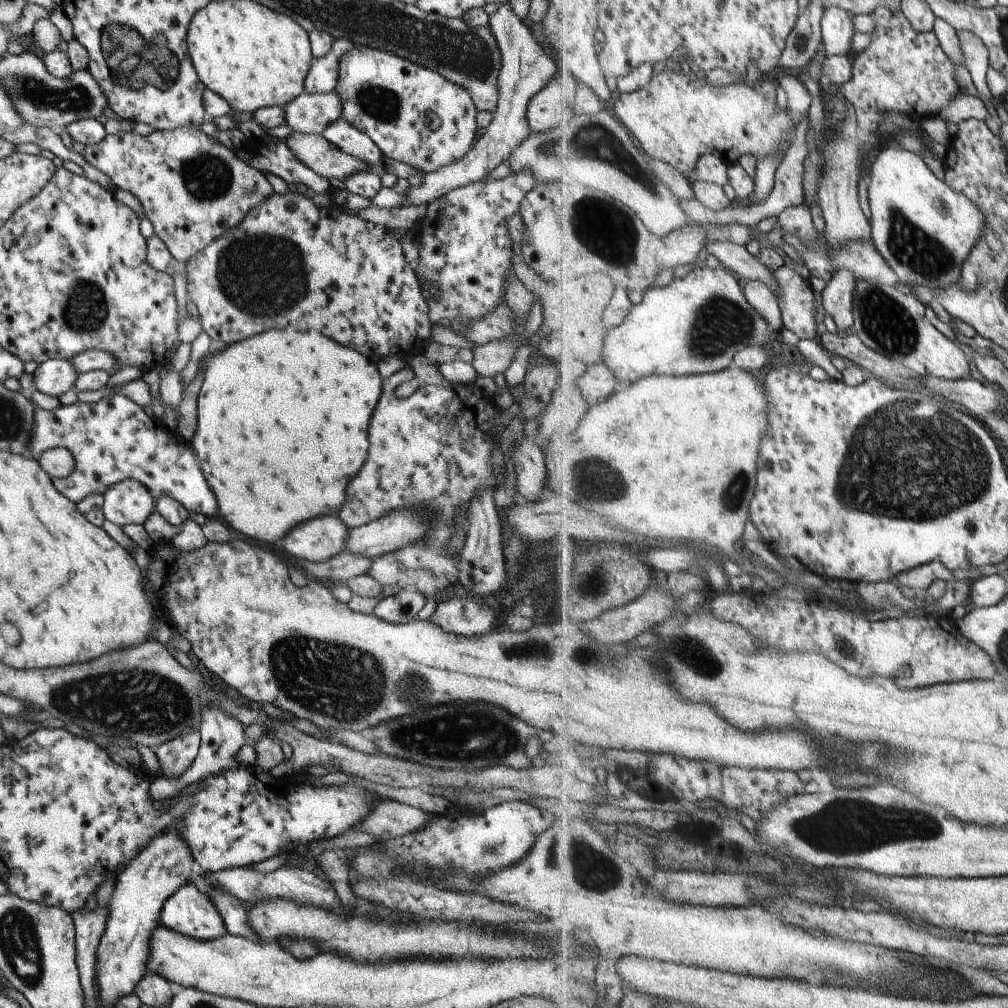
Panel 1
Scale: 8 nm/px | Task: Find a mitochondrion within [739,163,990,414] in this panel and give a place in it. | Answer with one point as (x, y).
(908, 245)

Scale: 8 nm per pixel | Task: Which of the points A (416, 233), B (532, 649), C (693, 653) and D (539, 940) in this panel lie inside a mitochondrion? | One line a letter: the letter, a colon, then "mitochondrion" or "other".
A: other
B: mitochondrion
C: mitochondrion
D: other

